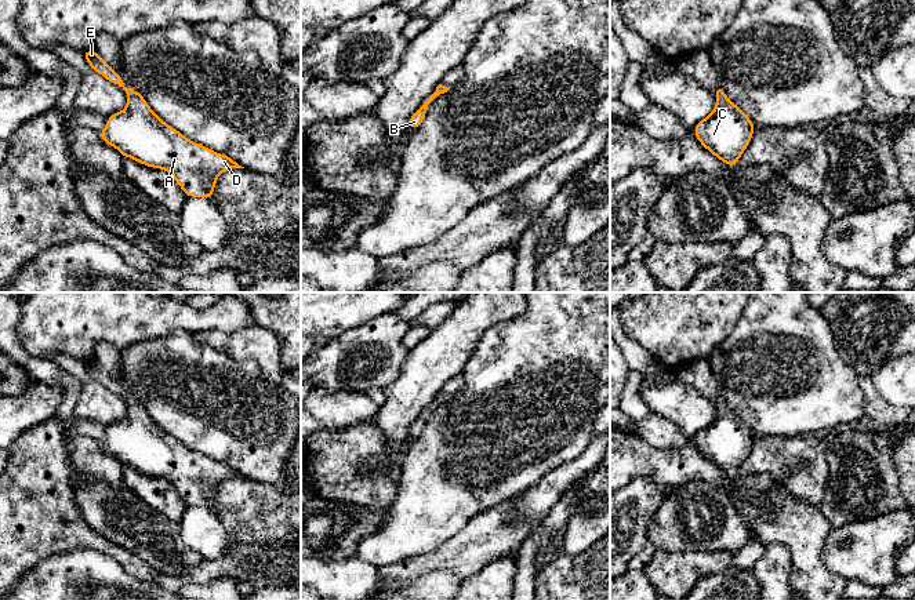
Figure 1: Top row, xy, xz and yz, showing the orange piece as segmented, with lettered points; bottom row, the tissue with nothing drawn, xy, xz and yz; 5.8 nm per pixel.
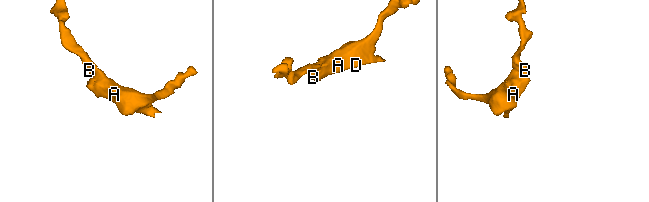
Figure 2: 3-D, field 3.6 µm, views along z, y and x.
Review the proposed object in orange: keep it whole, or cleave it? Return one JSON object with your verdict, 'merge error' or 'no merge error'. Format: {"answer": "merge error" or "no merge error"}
{"answer": "no merge error"}

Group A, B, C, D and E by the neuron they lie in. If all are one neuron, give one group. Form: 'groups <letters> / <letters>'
groups A B C D E

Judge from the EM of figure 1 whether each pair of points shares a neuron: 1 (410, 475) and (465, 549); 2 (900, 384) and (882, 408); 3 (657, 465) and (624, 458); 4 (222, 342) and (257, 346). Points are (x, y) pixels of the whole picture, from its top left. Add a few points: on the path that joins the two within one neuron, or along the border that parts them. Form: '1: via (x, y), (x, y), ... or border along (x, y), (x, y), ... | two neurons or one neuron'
1: border along (480, 513), (476, 513), (454, 534), (428, 552) | two neurons
2: border along (868, 377), (874, 388), (886, 400), (900, 407) | two neurons
3: via (649, 461), (632, 458) | one neuron
4: via (231, 342), (249, 344) | one neuron

